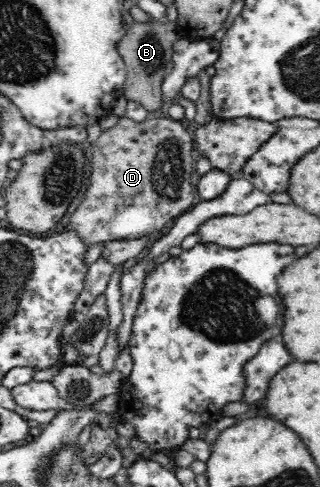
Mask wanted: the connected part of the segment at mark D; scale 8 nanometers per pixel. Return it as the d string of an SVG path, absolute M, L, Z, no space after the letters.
M119 118L117 125L101 132L91 149L90 185L85 197L71 215L70 231L78 234L80 241L89 250L96 244L111 241L133 241L145 238L153 231L161 231L167 223L173 223L181 214L193 206L195 189L191 183L193 166L193 135L186 129L186 123L170 118L146 118L145 121L133 121Z

